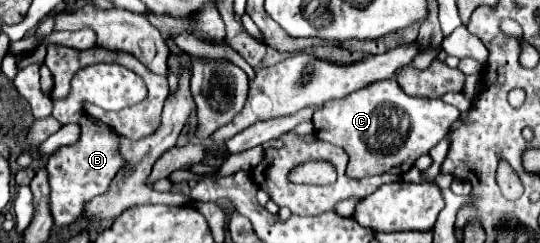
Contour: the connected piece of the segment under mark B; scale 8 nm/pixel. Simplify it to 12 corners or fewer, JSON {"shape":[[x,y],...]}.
{"shape":[[82,116],[46,162],[54,224],[68,226],[126,166],[118,134]]}

